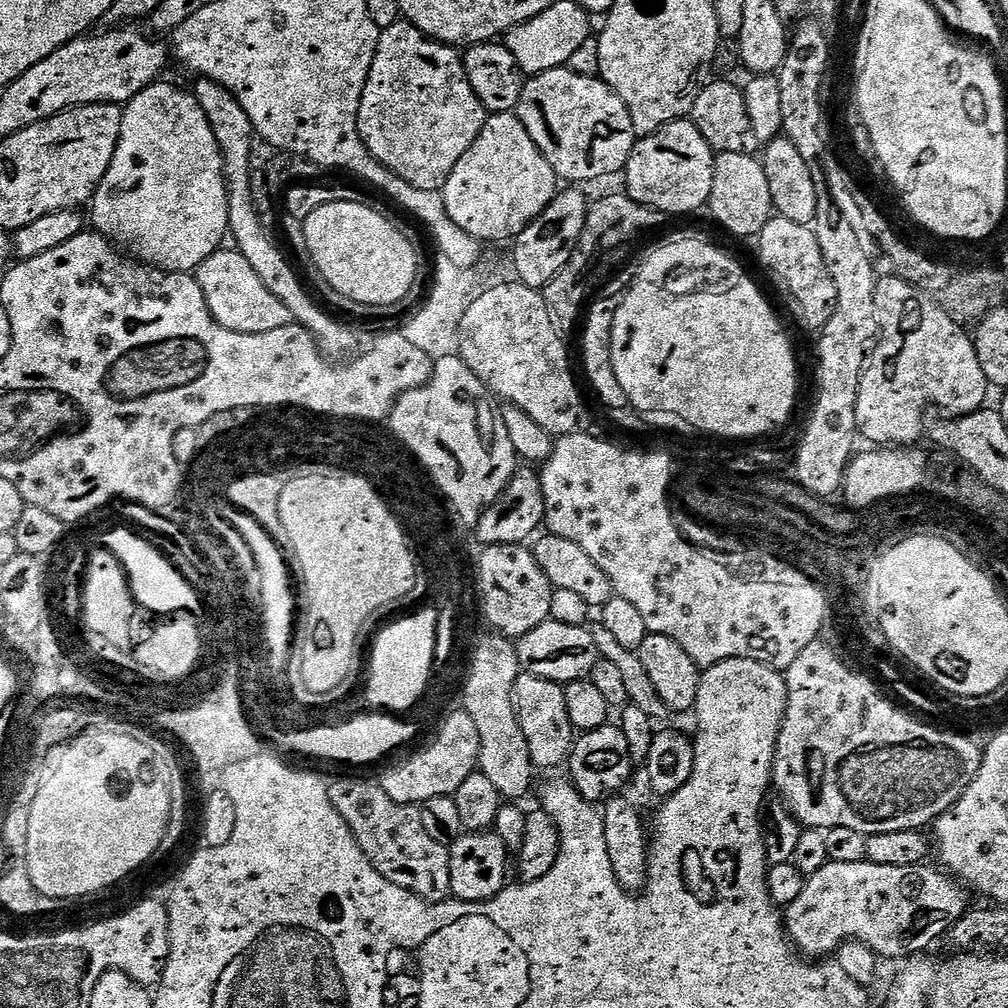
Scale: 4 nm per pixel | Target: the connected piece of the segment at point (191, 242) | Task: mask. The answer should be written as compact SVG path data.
M157 82L149 88L143 88L133 99L123 105L124 117L122 130L118 138L118 146L114 150L114 158L110 162L110 170L102 178L98 190L92 195L90 209L90 224L100 235L108 237L113 244L119 246L125 253L131 254L135 259L153 267L161 272L187 272L195 273L196 269L210 254L220 251L222 234L228 229L228 184L224 181L224 159L220 153L218 142L214 138L214 130L202 110L199 99L191 91L183 92L172 84Z

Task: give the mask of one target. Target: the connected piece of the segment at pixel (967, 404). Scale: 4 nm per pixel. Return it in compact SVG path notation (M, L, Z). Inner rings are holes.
M881 276L876 281L876 306L882 310L880 338L872 353L864 377L860 380L856 403L856 431L872 446L912 446L924 432L924 415L928 408L941 408L948 418L969 416L985 407L984 399L990 393L982 362L978 362L976 346L971 335L955 324L936 301L925 292L907 284L896 276Z

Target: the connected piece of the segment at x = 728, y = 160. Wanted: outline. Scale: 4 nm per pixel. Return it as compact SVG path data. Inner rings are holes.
M719 153L714 166L714 186L707 202L712 216L728 232L736 236L759 237L762 226L774 215L770 198L770 182L766 182L766 170L756 156Z

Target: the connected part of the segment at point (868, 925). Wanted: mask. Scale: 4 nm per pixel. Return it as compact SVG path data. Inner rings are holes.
M867 859L862 862L829 862L822 866L822 870L818 870L818 874L807 877L802 894L783 913L788 939L808 958L831 957L845 940L861 940L863 944L871 944L880 958L911 958L927 953L931 949L928 947L939 936L940 939L947 937L970 908L969 893L963 883L957 882L939 867L928 867L927 863L914 866L878 866Z

